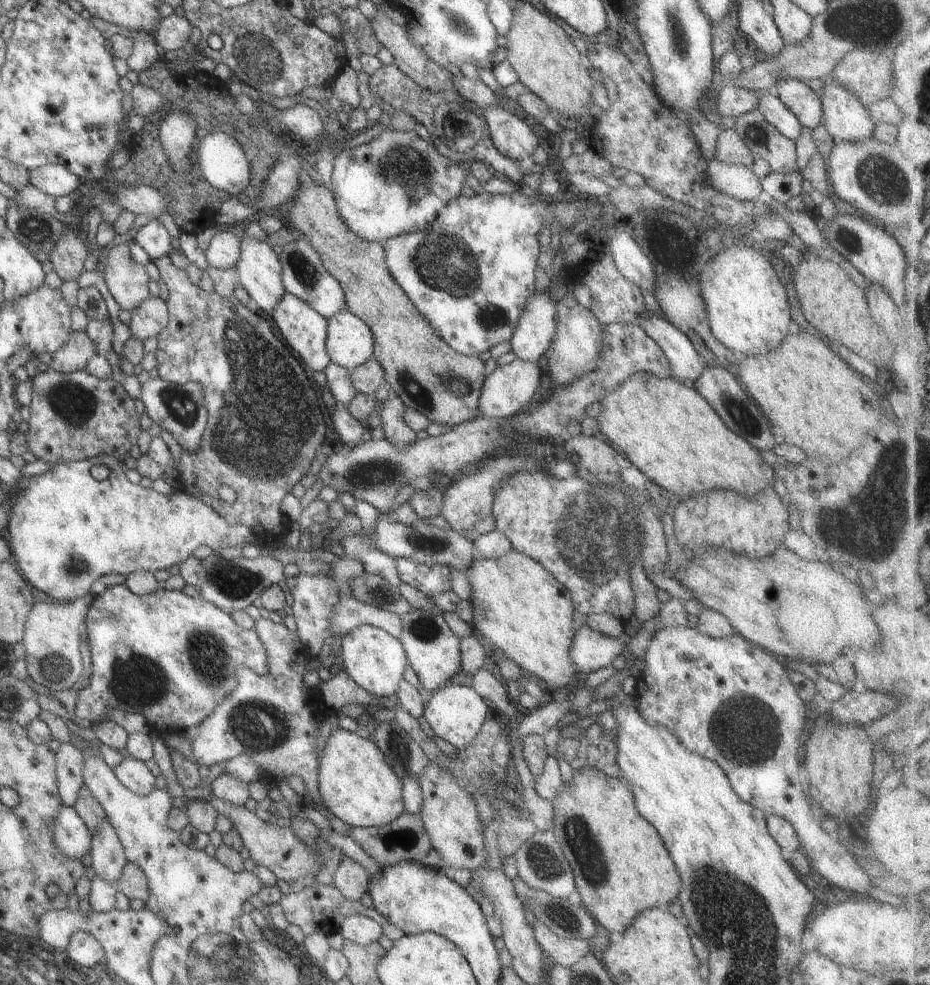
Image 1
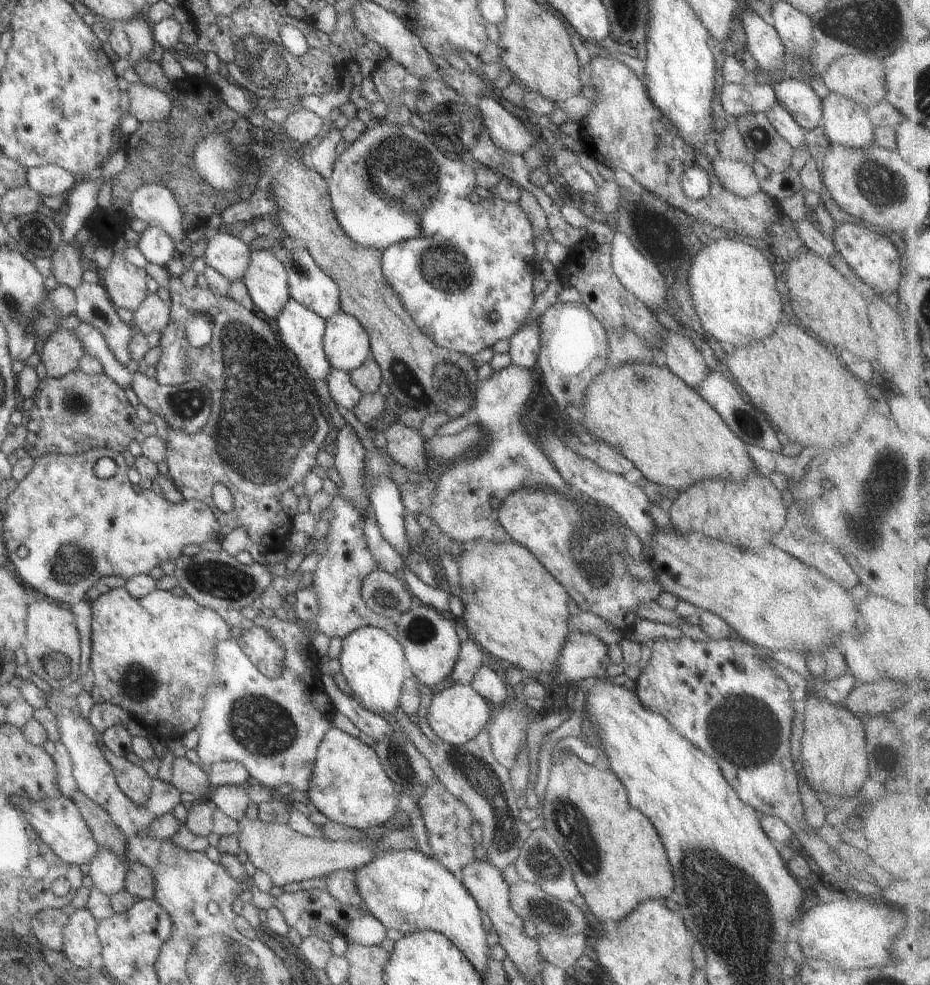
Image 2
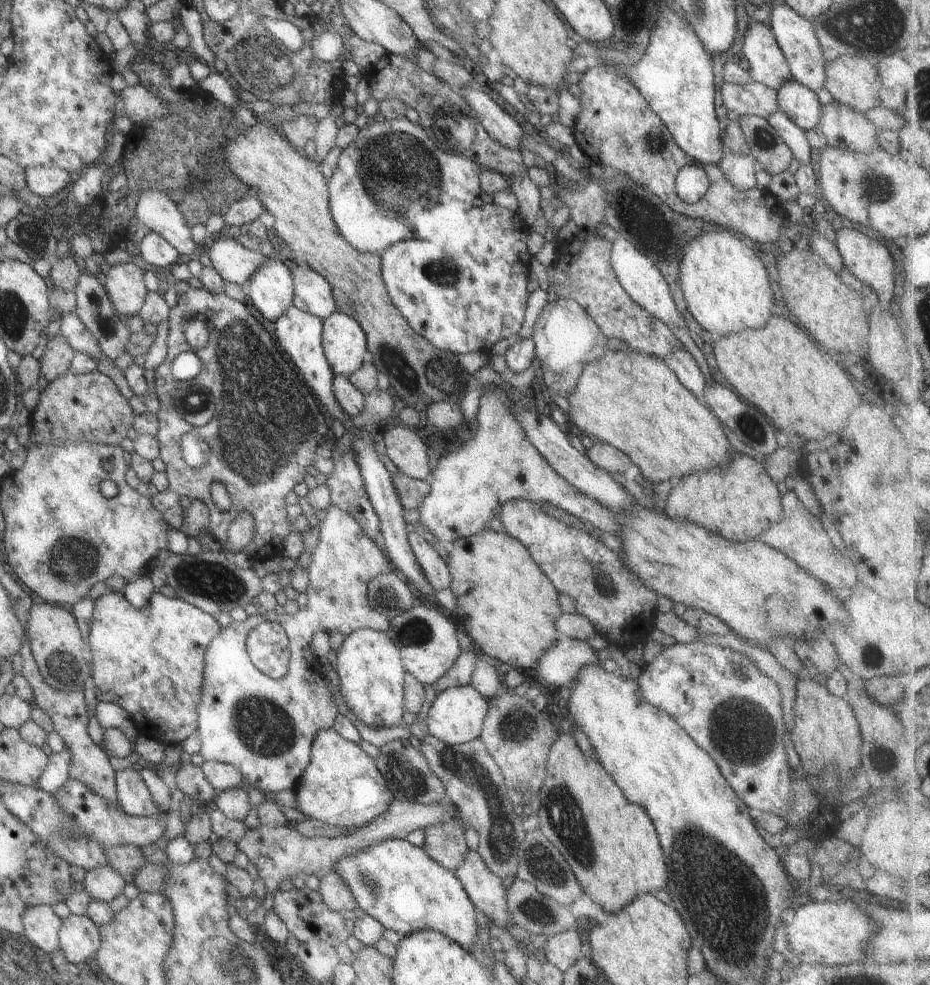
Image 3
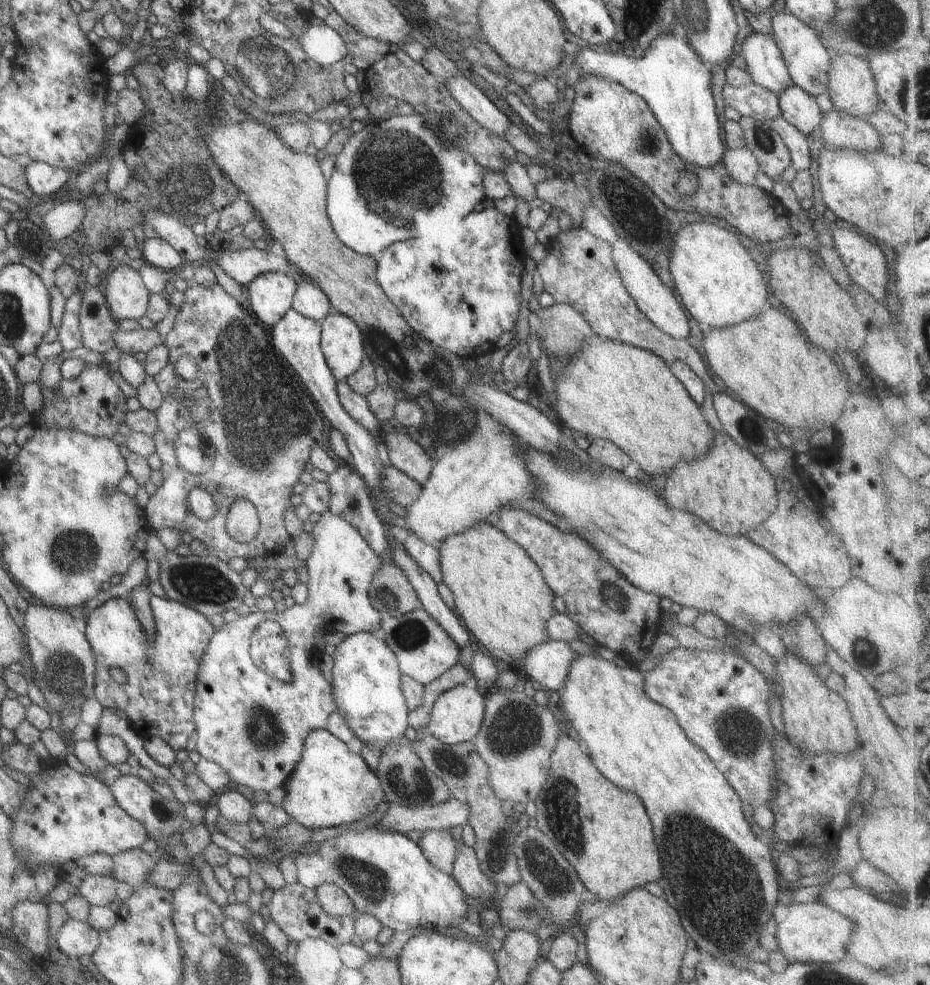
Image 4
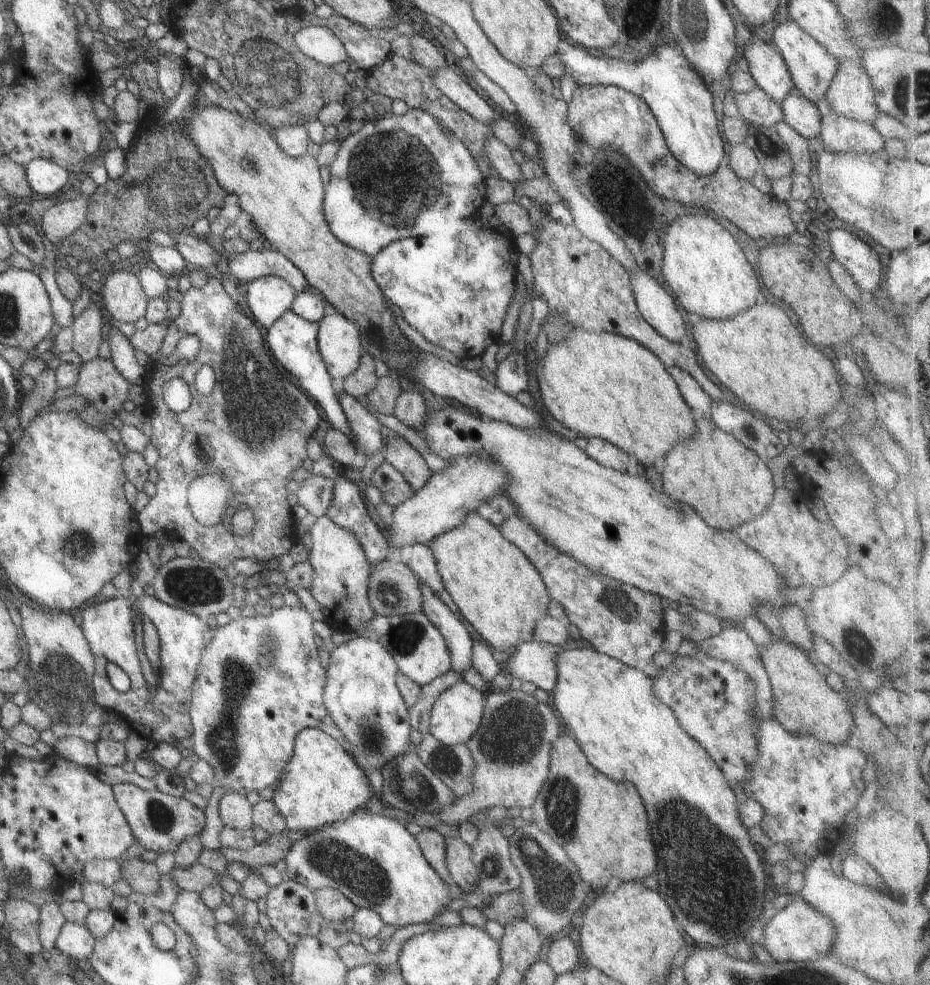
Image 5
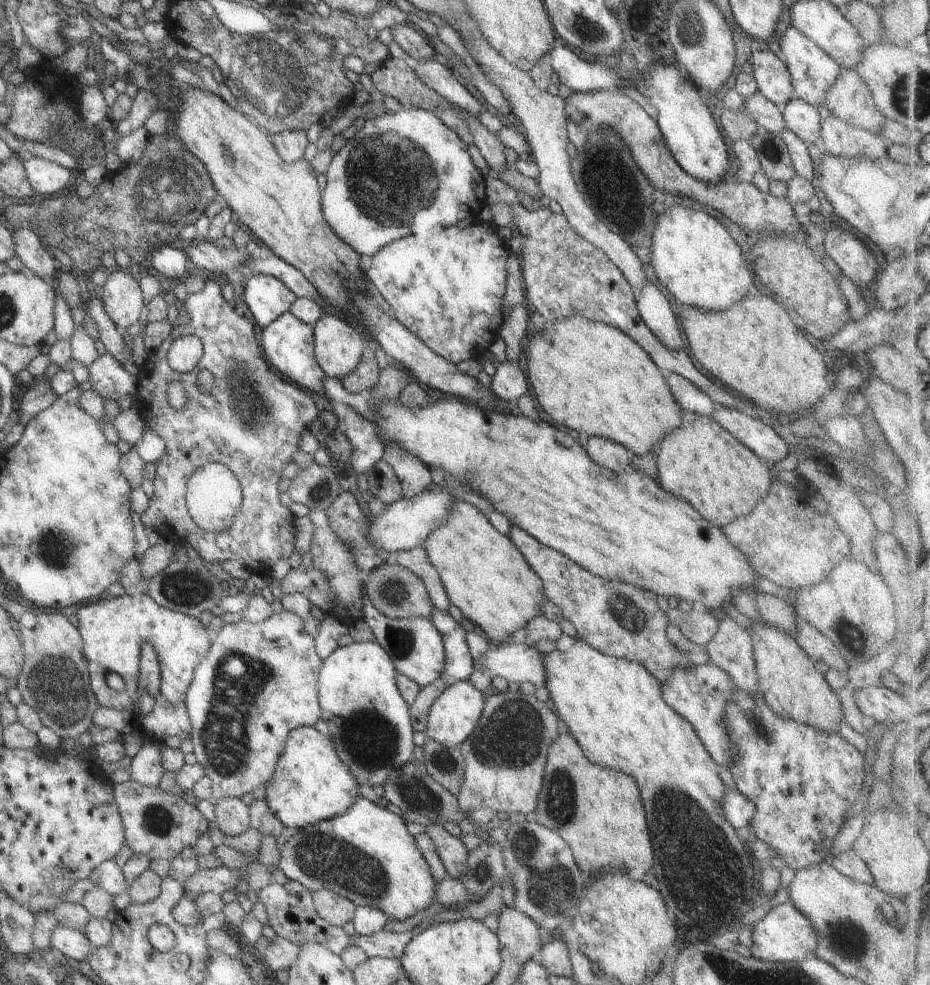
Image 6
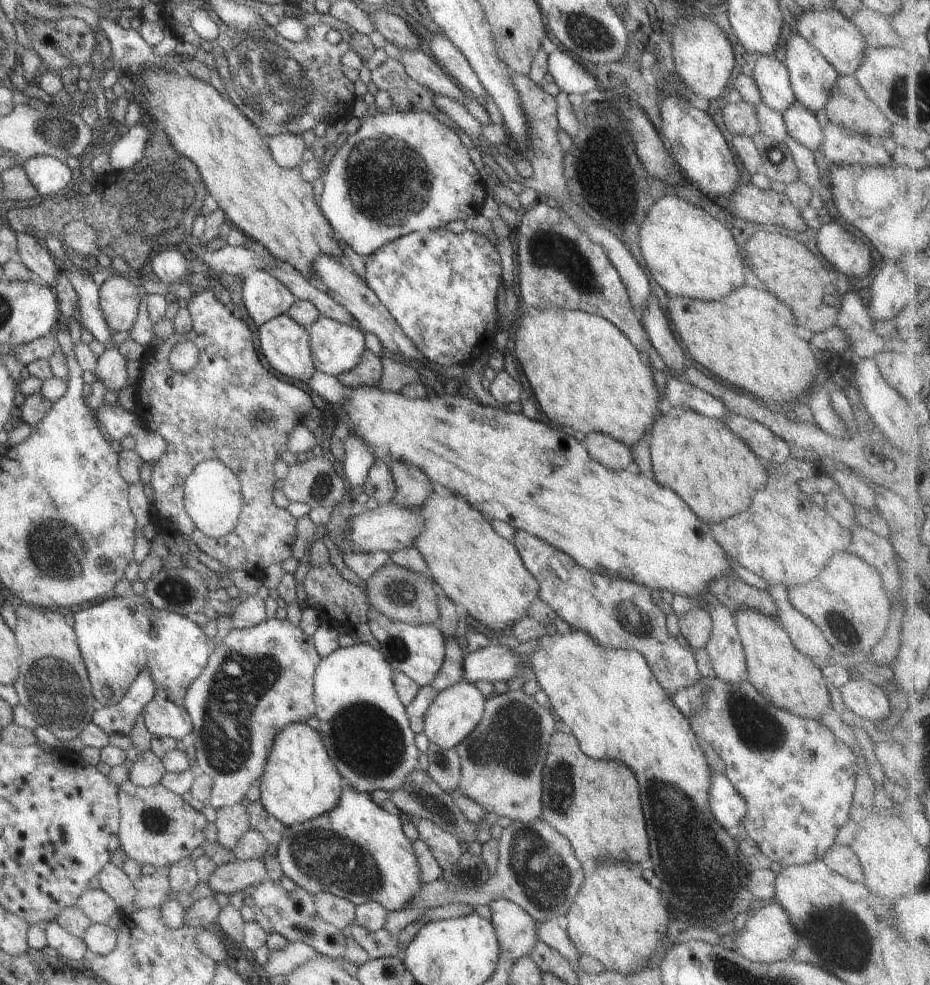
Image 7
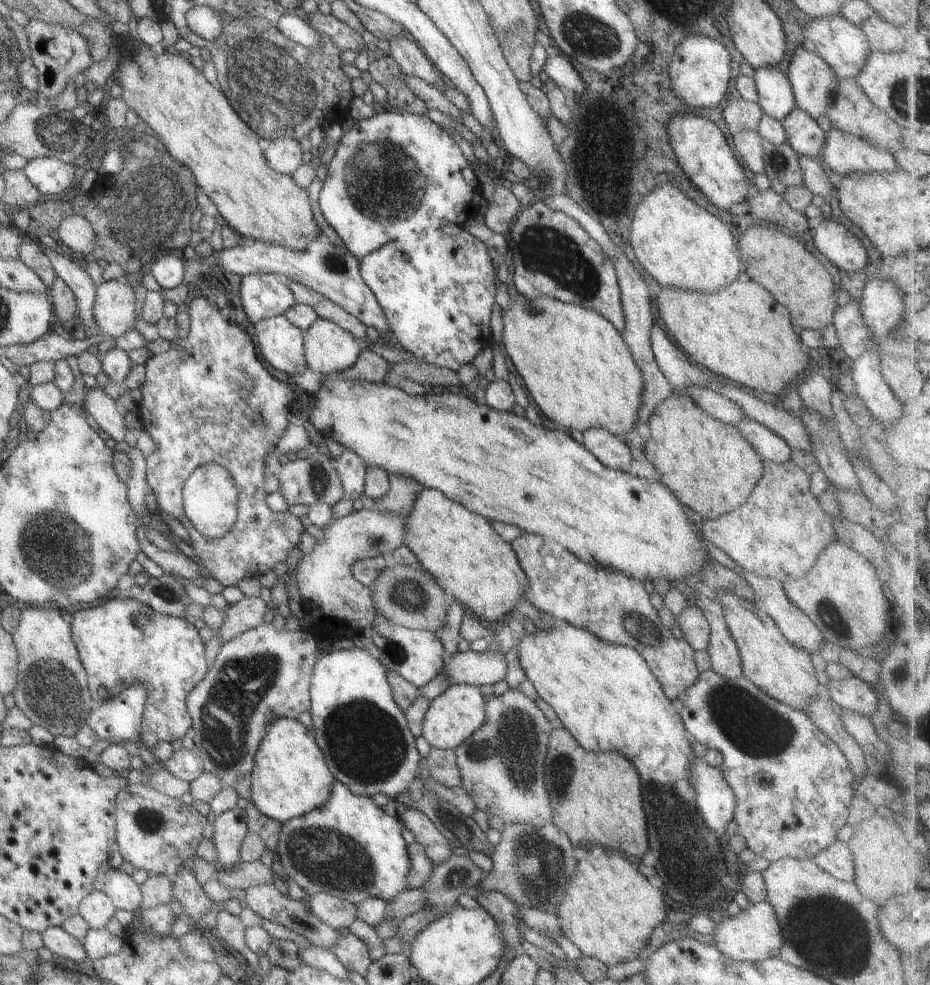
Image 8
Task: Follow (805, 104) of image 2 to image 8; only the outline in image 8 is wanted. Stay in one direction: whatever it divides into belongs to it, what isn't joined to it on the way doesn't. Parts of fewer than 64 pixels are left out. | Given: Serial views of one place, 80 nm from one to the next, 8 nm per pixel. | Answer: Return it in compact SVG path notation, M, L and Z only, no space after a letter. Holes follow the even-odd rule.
M801 109L791 110L782 120L786 144L797 154L816 157L824 144L824 133L816 120Z

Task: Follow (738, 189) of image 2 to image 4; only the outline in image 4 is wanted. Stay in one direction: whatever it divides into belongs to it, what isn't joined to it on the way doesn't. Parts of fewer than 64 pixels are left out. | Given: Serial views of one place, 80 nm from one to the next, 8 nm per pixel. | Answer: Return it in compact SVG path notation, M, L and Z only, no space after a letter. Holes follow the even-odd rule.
M745 146L738 149L725 149L720 163L726 173L742 185L751 185L754 176L759 172L754 154Z

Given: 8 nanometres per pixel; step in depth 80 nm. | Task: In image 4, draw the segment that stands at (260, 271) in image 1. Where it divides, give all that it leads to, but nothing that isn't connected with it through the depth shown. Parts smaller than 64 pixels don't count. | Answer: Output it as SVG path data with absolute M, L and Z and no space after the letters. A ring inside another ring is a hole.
M281 271L255 275L247 284L249 308L253 314L271 326L290 308L296 279Z

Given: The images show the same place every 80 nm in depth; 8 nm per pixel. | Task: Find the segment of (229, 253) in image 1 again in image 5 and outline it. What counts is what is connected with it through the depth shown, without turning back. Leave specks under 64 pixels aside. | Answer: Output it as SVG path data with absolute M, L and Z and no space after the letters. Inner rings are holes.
M266 245L255 252L247 250L243 254L232 254L228 259L227 270L230 278L239 282L247 283L264 275L273 275L287 282L296 294L309 288L301 272L276 250L270 250Z

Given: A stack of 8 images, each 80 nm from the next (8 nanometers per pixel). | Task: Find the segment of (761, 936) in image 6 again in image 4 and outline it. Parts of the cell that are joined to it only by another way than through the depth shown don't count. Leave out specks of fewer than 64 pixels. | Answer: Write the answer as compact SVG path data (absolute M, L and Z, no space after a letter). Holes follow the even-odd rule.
M809 899L803 903L780 902L771 910L776 923L777 948L789 963L830 963L846 956L846 945L854 924L845 915L831 910L821 901Z

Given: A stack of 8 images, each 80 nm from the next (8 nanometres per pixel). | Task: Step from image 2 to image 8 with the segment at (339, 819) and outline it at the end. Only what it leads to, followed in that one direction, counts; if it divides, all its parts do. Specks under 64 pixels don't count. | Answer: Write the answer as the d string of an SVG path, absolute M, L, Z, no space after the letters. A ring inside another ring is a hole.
M280 717L271 720L263 732L263 738L253 752L253 766L248 773L249 804L264 816L287 822L295 816L307 814L319 808L329 798L329 786L335 778L325 766L325 760L311 731L293 718Z

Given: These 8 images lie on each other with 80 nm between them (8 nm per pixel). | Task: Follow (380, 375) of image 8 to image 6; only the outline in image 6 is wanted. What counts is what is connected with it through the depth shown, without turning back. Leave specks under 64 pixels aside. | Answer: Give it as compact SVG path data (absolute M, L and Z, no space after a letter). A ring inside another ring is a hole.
M367 345L355 369L340 379L341 385L347 392L357 393L361 390L370 390L377 383L380 370L373 351L372 346Z

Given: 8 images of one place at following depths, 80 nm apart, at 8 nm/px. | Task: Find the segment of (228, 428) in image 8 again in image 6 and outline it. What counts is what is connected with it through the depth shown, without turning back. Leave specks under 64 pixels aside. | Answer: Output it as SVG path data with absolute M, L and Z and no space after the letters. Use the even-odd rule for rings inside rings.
M205 280L203 288L198 292L193 294L189 294L186 296L185 300L181 304L183 306L183 310L186 310L187 313L187 324L183 327L173 327L171 332L169 332L169 336L157 346L153 351L149 351L145 354L145 360L143 364L138 367L136 374L136 392L135 396L135 410L137 414L139 414L142 422L150 429L152 432L155 432L161 440L163 440L163 444L165 444L165 450L163 454L161 454L161 458L155 462L155 476L151 482L153 483L153 496L148 500L148 506L143 510L143 514L139 516L139 520L144 527L151 528L157 534L159 532L167 532L169 536L171 534L175 534L175 536L179 536L183 538L185 544L189 544L192 549L194 549L199 555L199 560L207 561L212 564L221 563L226 560L234 560L241 563L249 572L251 573L260 573L266 574L269 568L274 565L280 559L287 559L289 554L294 550L293 546L293 538L294 538L294 528L293 522L294 517L287 507L282 506L279 503L279 493L280 490L278 487L278 482L280 480L280 473L285 464L290 462L291 456L298 451L297 448L297 438L299 438L299 434L303 430L306 430L308 425L310 425L313 420L315 420L317 416L317 408L315 408L314 398L313 396L309 396L306 390L301 390L301 388L297 388L295 384L292 382L285 382L281 376L277 376L269 366L267 366L267 362L261 358L261 348L259 348L259 344L257 344L257 340L255 340L255 332L253 332L253 326L251 326L251 322L245 319L243 316L237 316L234 312L234 308L231 308L225 300L221 297L221 288L214 282L214 280ZM179 336L195 336L201 342L202 345L202 354L199 358L199 362L195 364L195 368L193 370L189 370L187 373L177 373L171 370L169 366L167 366L165 362L166 352L171 345L173 340L179 338ZM206 369L209 371L213 378L213 383L207 392L202 392L197 389L196 379L200 370ZM169 382L179 382L181 386L183 386L183 390L185 390L185 394L187 394L187 402L185 402L185 406L183 408L179 408L179 410L173 410L169 404L167 404L167 398L165 398L165 392L167 392L167 384ZM207 462L217 462L223 464L230 472L235 476L237 483L240 487L240 496L241 496L241 504L239 504L239 508L237 508L237 512L235 512L235 516L233 516L233 522L231 522L229 528L223 530L223 532L217 532L217 534L213 534L213 532L205 532L205 530L201 530L193 524L193 520L189 518L187 514L187 510L184 504L184 489L187 478L191 476L191 474L199 468L199 466L203 466Z

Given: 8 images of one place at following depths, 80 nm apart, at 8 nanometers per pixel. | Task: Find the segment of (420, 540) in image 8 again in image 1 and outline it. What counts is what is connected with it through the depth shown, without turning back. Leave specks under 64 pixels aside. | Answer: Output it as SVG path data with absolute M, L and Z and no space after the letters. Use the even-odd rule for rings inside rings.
M513 548L499 558L488 559L474 552L471 565L465 570L472 594L467 599L473 610L470 628L476 630L479 640L490 646L493 652L501 653L511 659L525 671L525 676L533 680L543 680L551 688L563 688L570 684L578 686L581 680L577 677L572 665L569 649L576 634L577 626L573 621L572 600L570 592L557 582L536 560L526 557Z

